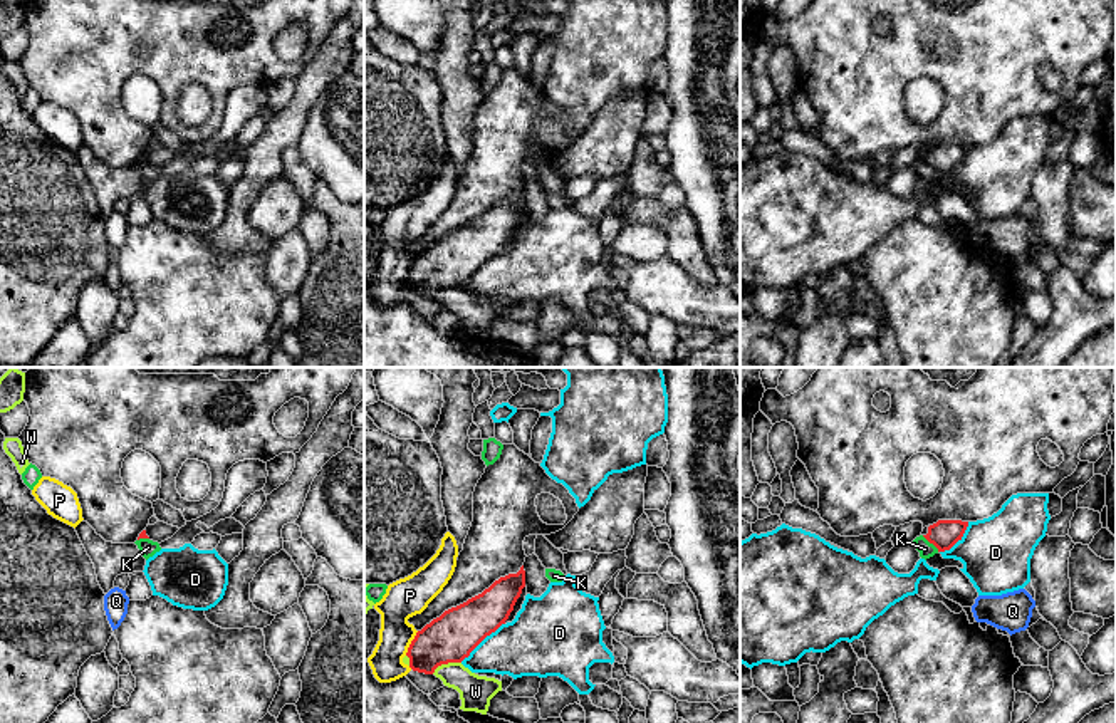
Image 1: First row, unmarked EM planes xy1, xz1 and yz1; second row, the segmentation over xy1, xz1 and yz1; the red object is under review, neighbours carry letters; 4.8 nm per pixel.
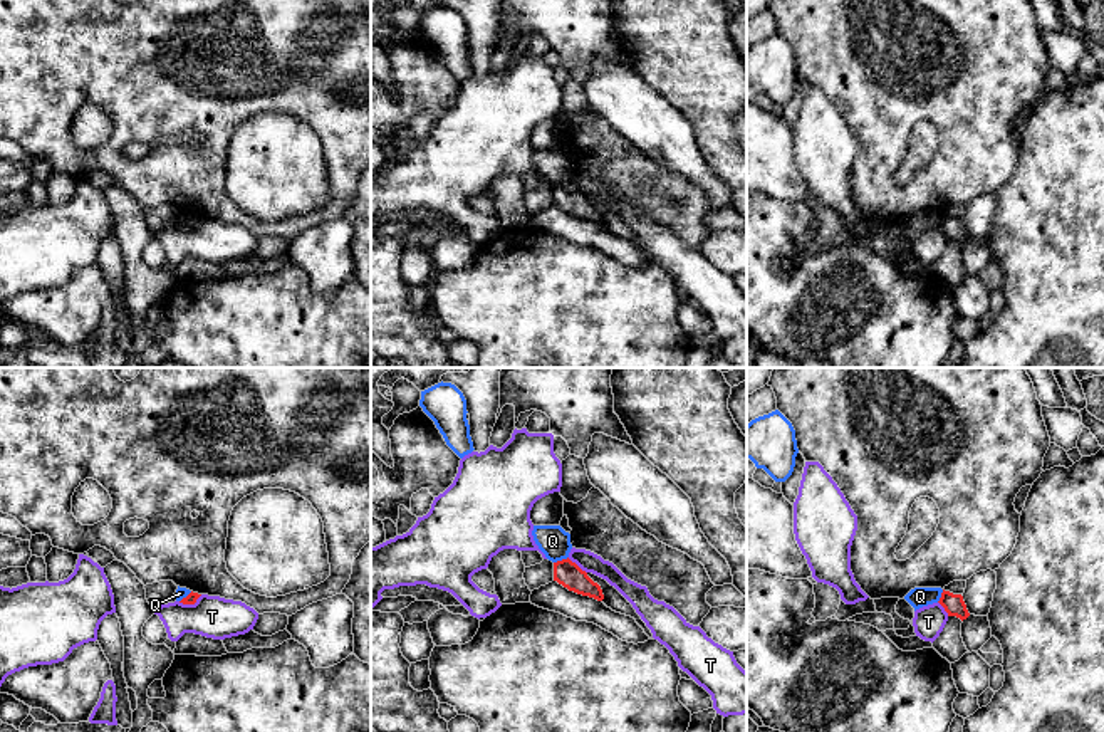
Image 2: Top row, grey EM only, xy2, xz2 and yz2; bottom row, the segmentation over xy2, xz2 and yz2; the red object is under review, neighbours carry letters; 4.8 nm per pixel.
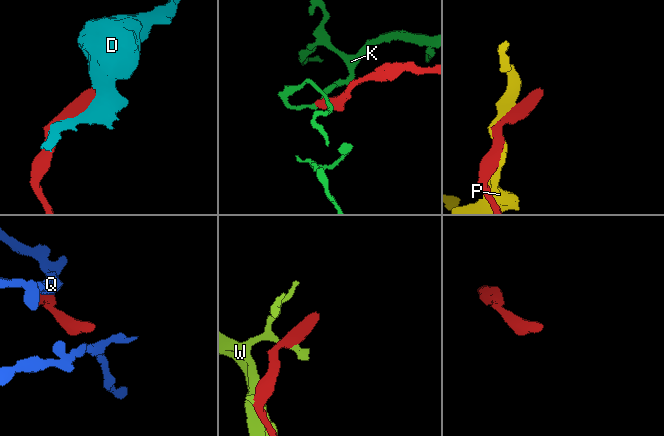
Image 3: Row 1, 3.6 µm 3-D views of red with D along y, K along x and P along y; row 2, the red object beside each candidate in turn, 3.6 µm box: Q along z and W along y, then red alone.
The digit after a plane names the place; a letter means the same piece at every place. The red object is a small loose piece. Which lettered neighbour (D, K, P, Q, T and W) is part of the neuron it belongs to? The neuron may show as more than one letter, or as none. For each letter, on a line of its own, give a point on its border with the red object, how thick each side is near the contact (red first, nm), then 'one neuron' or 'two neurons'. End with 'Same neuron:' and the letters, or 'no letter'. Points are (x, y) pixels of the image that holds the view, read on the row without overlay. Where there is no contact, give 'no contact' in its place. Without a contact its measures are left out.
D: xz1 (482, 264) | 240/300 nm | two neurons
K: yz1 (930, 166) | 140/70 nm | two neurons
P: xz1 (411, 267) | 240/190 nm | two neurons
Q: xz2 (562, 183) | 120/150 nm | two neurons
T: xz2 (576, 188) | 120/100 nm | two neurons
W: xz1 (445, 287) | 240/160 nm | two neurons
Same neuron: no letter

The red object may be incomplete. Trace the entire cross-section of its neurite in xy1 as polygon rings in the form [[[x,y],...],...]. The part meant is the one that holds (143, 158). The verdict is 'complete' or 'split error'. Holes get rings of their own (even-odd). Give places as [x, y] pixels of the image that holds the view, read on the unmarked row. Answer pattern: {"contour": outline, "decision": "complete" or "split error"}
{"contour": [[[156,146],[154,149],[148,149],[138,161],[139,163],[149,163],[153,166],[164,166],[168,163],[171,163],[180,153],[168,149],[164,146]]], "decision": "split error"}

